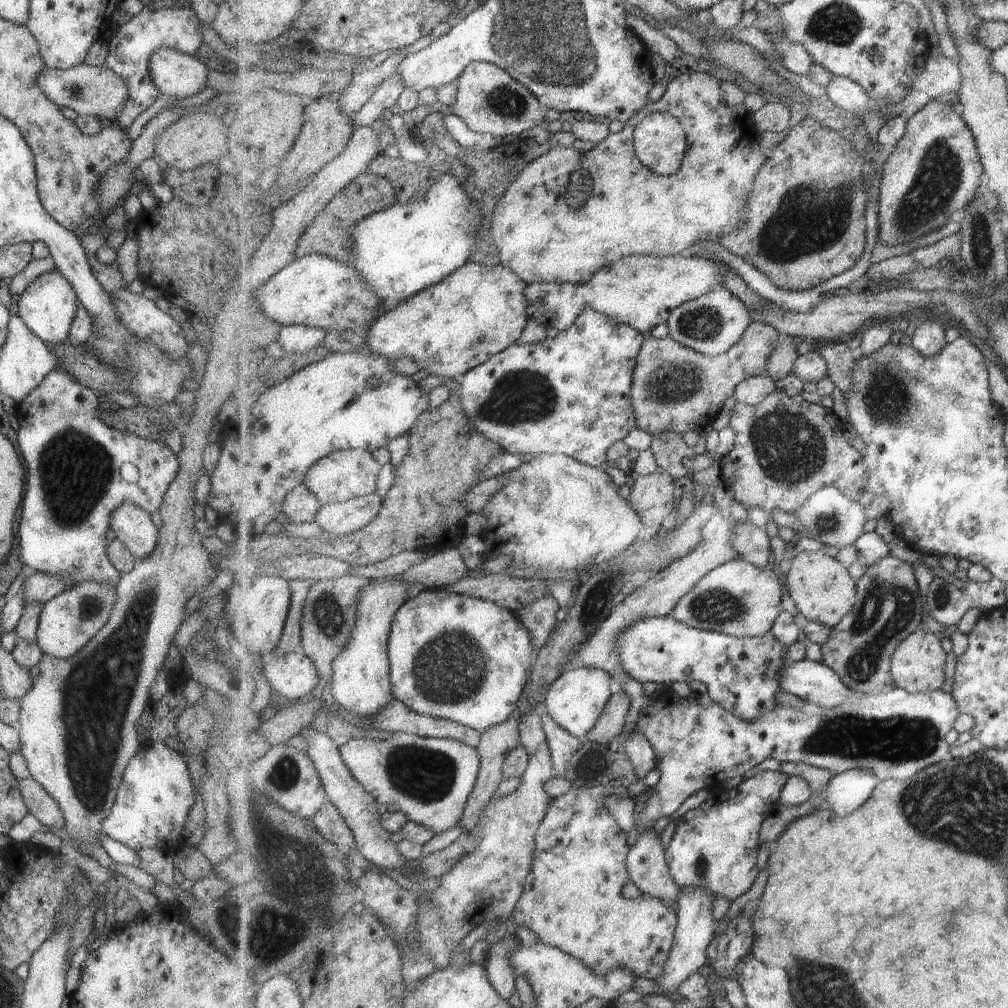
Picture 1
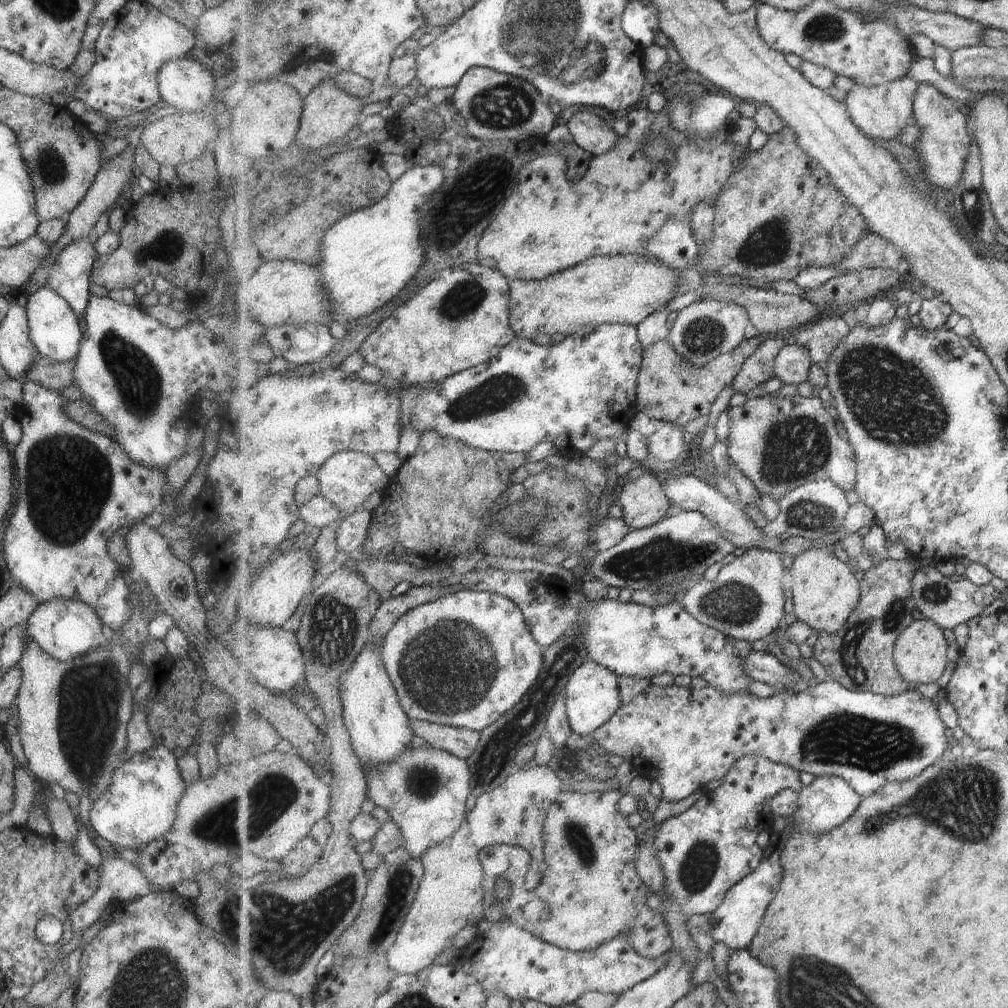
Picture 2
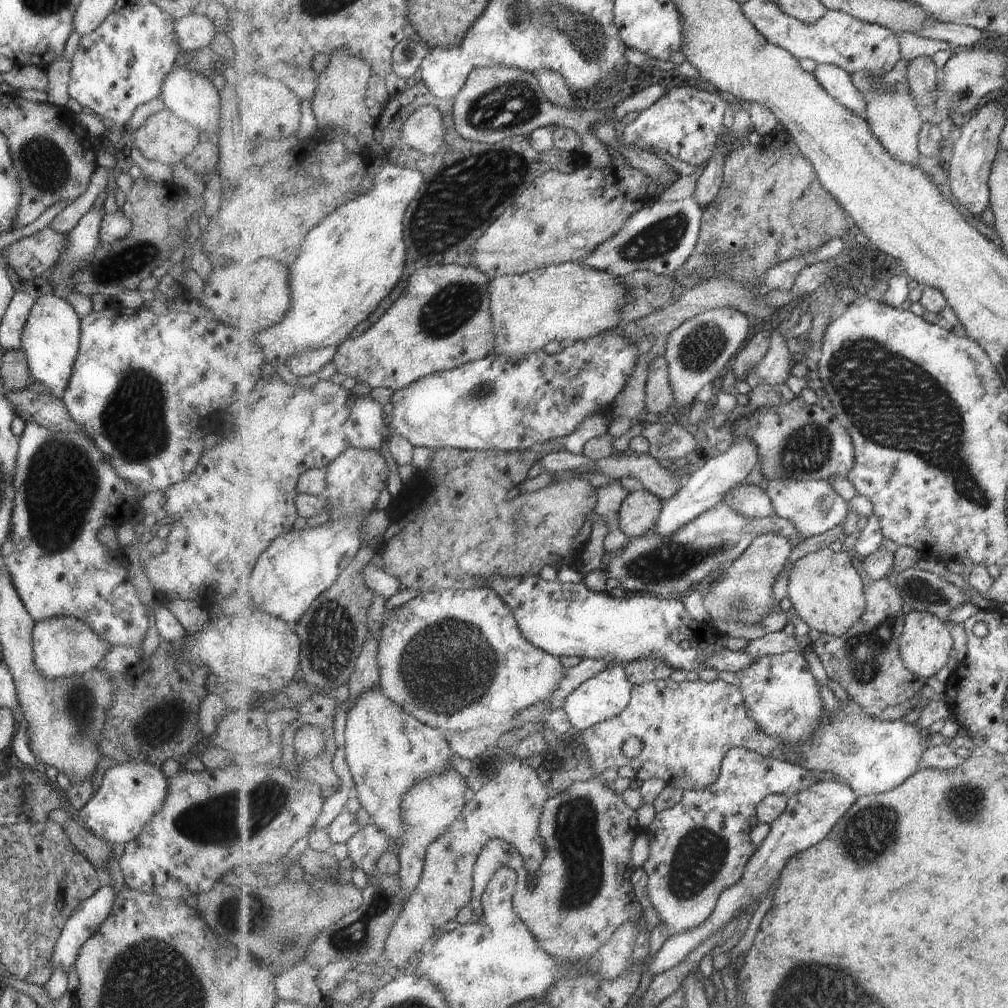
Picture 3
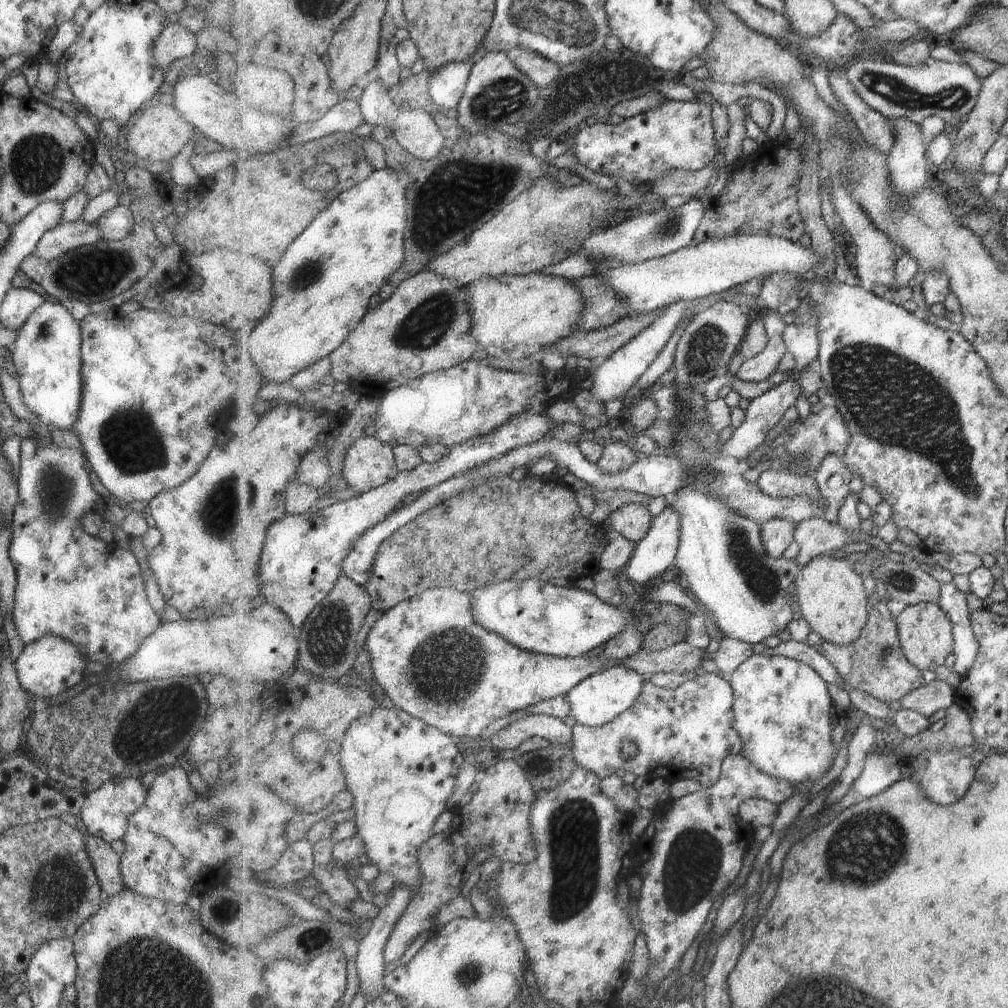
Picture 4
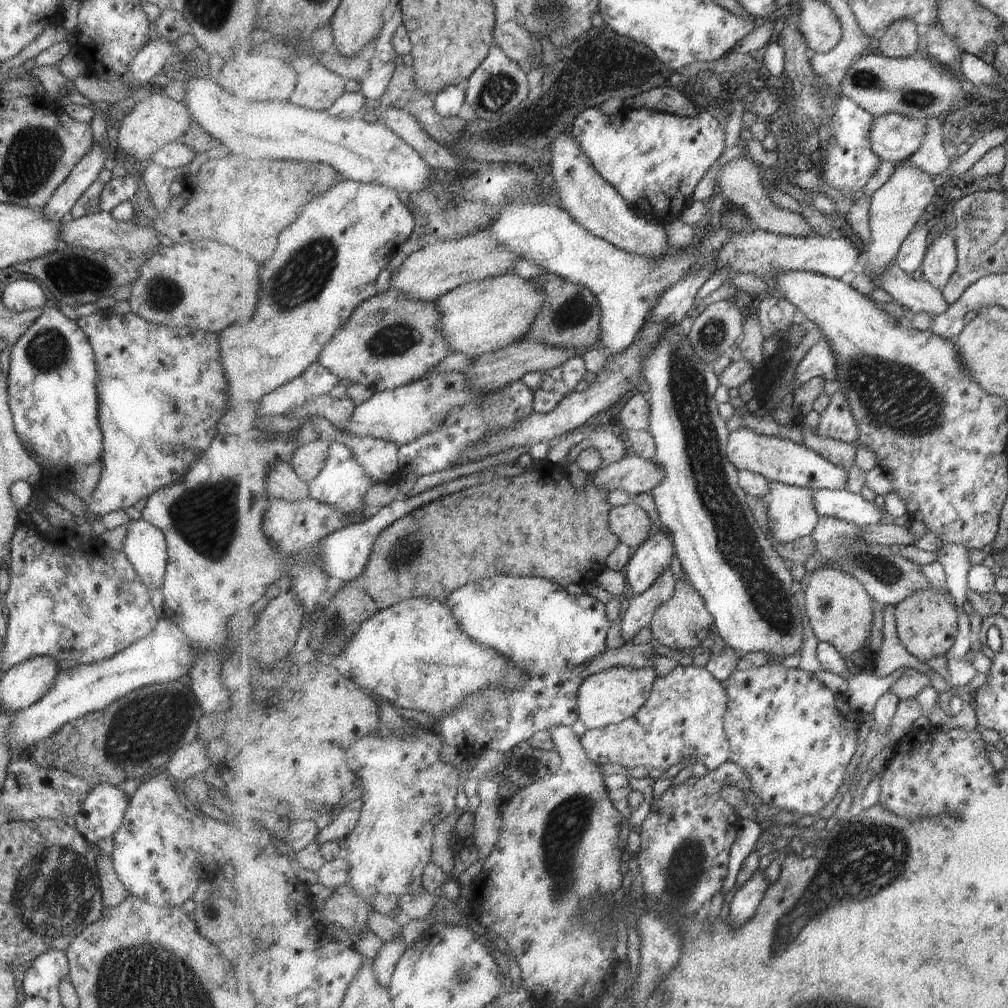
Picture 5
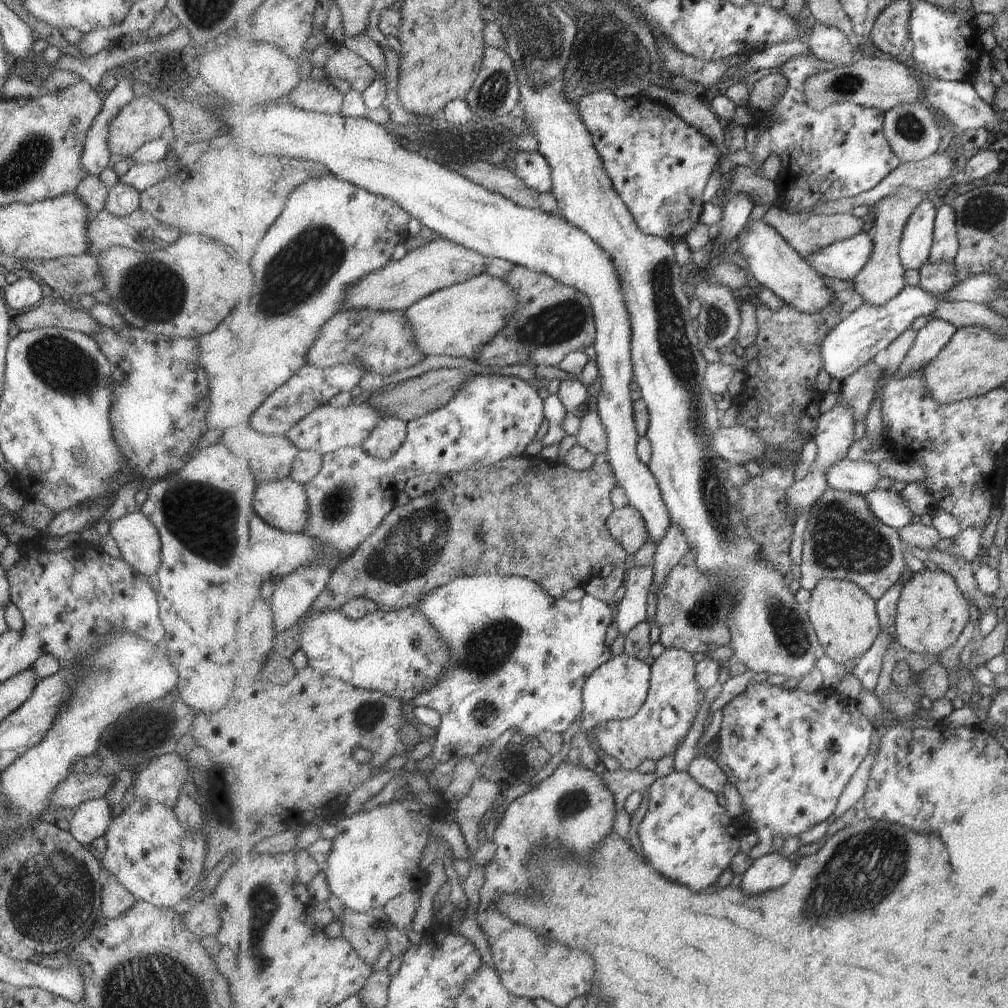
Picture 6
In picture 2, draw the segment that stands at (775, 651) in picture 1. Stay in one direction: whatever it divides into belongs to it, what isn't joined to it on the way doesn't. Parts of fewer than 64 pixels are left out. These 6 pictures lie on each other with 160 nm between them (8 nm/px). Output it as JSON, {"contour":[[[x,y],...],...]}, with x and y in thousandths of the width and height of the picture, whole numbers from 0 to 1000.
{"contour":[[[493,565],[487,567],[467,567],[463,569],[463,575],[459,581],[465,581],[467,585],[487,585],[487,588],[504,592],[520,609],[524,617],[524,623],[532,637],[539,643],[549,641],[555,635],[559,635],[561,629],[566,625],[574,627],[580,635],[580,643],[586,656],[596,659],[599,663],[611,668],[613,672],[648,673],[652,669],[664,669],[670,671],[682,670],[685,673],[695,672],[702,680],[713,683],[719,688],[744,688],[746,673],[737,665],[739,653],[747,646],[743,637],[730,635],[720,631],[709,623],[700,621],[691,615],[686,607],[673,595],[658,601],[639,601],[632,597],[614,597],[603,593],[594,593],[590,597],[582,595],[578,581],[572,581],[566,573],[538,571],[535,567],[512,567]]]}

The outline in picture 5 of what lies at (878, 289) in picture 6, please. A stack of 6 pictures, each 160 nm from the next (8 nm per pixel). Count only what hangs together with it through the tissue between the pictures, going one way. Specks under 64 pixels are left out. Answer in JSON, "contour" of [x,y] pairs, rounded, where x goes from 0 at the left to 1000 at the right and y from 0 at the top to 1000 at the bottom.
{"contour":[[[898,159],[890,162],[890,167],[888,171],[885,171],[884,178],[864,195],[864,237],[862,242],[856,246],[854,268],[867,283],[870,282],[872,272],[876,274],[882,268],[882,264],[890,258],[898,238],[906,226],[915,220],[917,211],[926,199],[928,192],[927,177]]]}

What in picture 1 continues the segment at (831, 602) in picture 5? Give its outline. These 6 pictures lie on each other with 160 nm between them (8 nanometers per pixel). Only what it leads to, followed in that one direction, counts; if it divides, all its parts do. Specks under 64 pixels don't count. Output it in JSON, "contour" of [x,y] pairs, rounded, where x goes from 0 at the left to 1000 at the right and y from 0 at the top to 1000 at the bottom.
{"contour":[[[814,544],[790,550],[780,575],[781,588],[801,616],[809,616],[826,624],[849,601],[849,575],[833,556],[821,552]]]}

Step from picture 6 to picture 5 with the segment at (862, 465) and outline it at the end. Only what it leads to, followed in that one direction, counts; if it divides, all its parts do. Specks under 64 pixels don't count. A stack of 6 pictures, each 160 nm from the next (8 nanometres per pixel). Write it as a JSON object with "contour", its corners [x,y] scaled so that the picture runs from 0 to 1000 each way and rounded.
{"contour":[[[742,425],[725,429],[721,445],[722,454],[733,468],[746,467],[761,475],[784,482],[805,485],[839,486],[842,480],[842,468],[818,456],[816,452],[774,434],[755,433]]]}

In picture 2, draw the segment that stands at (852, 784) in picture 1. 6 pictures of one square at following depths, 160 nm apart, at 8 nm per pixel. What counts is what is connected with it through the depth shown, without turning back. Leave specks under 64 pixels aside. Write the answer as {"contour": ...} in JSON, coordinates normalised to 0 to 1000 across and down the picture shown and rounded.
{"contour":[[[832,770],[811,771],[804,779],[793,786],[793,804],[783,813],[791,816],[793,825],[814,827],[837,817],[852,802],[855,791],[846,780]]]}

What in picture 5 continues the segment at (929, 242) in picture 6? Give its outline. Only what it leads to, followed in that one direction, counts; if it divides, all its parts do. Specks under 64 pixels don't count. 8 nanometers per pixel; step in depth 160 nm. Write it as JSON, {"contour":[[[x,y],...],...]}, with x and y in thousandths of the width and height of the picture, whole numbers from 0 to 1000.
{"contour":[[[916,220],[911,221],[892,250],[890,262],[897,270],[904,273],[915,267],[918,254],[921,249],[920,234],[924,226]]]}

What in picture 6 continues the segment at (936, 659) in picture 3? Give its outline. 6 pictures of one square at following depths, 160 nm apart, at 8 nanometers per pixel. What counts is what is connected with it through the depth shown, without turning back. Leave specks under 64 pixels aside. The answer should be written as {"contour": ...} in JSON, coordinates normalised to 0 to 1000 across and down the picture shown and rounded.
{"contour":[[[934,564],[916,565],[906,569],[895,585],[889,611],[889,635],[902,647],[934,649],[951,635],[961,614],[967,615],[966,605],[948,573]]]}

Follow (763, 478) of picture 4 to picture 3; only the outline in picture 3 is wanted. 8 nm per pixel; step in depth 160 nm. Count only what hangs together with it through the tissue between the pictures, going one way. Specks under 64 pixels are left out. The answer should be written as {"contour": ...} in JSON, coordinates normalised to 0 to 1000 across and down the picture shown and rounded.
{"contour":[[[769,474],[763,476],[760,484],[763,494],[767,496],[769,509],[791,520],[791,526],[797,530],[796,536],[807,532],[816,531],[837,520],[842,510],[843,500],[840,499],[824,482],[820,475],[788,476],[787,474]]]}

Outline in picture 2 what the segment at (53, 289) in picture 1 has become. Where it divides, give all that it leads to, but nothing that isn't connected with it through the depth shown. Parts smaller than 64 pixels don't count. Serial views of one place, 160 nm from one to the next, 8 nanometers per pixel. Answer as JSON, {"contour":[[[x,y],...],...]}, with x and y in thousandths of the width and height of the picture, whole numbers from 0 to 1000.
{"contour":[[[42,283],[28,294],[24,306],[29,339],[33,341],[38,352],[45,353],[53,361],[75,355],[81,331],[81,318],[57,290],[53,290],[49,284]]]}

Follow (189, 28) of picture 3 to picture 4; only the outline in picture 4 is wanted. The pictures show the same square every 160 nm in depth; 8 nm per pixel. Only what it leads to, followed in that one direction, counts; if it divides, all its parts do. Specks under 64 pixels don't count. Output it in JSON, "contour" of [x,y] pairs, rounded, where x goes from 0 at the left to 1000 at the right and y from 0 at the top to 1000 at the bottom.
{"contour":[[[166,24],[158,32],[150,50],[150,63],[163,70],[175,59],[191,54],[193,51],[192,34],[186,32],[180,24]]]}

